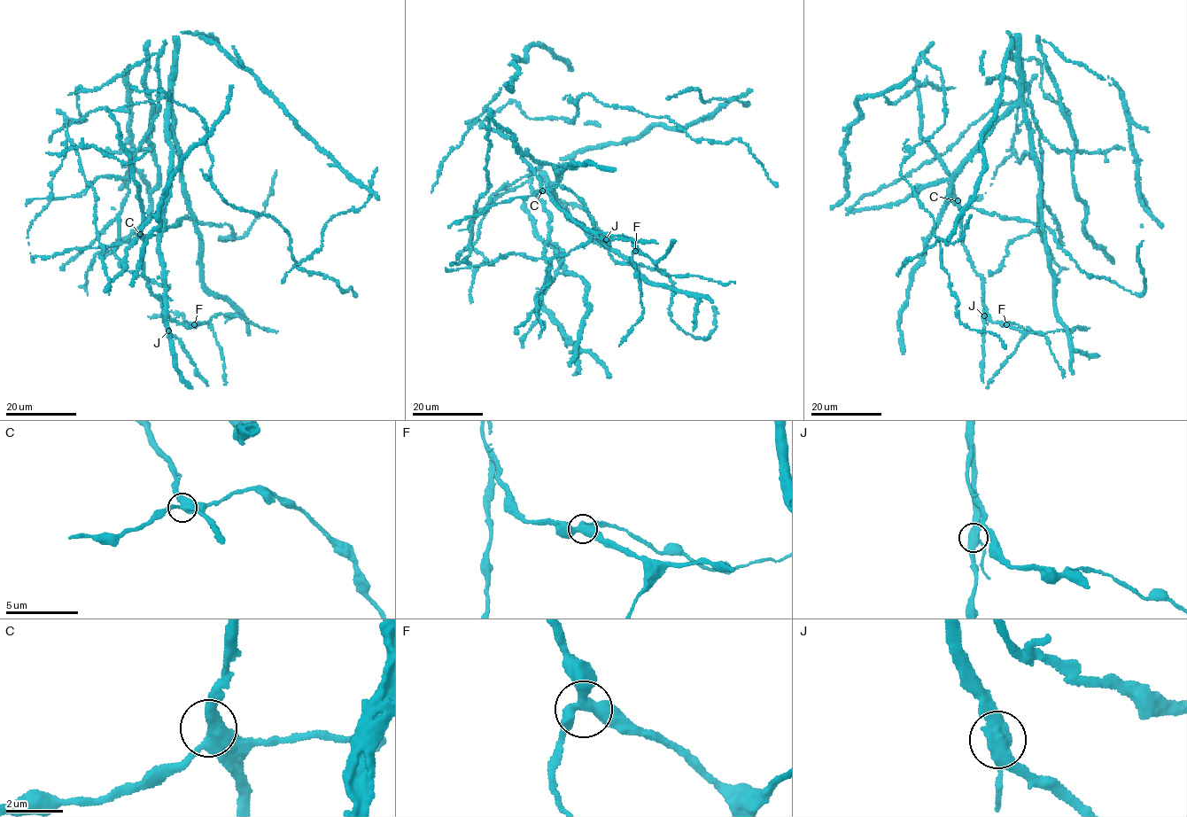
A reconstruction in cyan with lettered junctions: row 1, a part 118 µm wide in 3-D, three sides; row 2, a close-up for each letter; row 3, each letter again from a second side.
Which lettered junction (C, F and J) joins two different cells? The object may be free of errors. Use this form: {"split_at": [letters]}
{"split_at": []}

